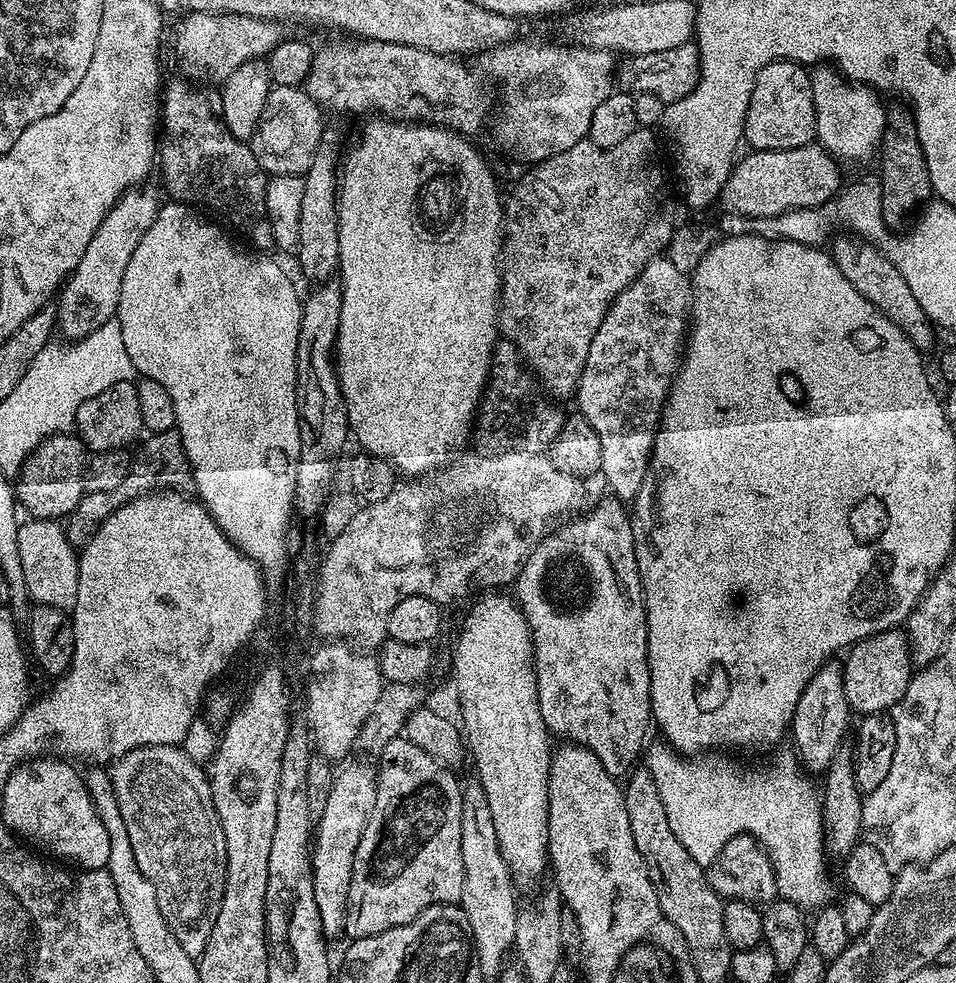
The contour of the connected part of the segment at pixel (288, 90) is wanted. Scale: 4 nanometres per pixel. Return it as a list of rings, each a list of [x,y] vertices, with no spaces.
[[[273,86],[250,141],[252,153],[254,158],[258,158],[261,170],[269,177],[282,174],[303,176],[308,172],[326,131],[323,115],[325,113],[320,105],[314,102],[314,98],[310,98],[303,87]]]

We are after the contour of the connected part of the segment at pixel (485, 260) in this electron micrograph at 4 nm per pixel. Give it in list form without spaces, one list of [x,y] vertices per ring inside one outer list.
[[[372,118],[372,119],[376,119],[376,120],[372,120],[372,121],[370,121],[370,122],[369,122],[369,124],[368,124],[368,125],[366,125],[366,126],[365,126],[365,128],[364,128],[364,129],[362,129],[362,130],[361,130],[361,132],[360,132],[360,141],[358,141],[358,142],[357,142],[357,144],[356,144],[356,145],[354,145],[354,146],[353,146],[353,148],[352,148],[352,149],[350,149],[350,150],[349,150],[349,152],[348,152],[348,149],[347,149],[347,152],[346,152],[346,155],[345,155],[345,156],[344,156],[344,157],[343,157],[343,160],[342,160],[342,175],[341,175],[341,176],[340,176],[340,177],[339,177],[339,180],[338,180],[338,195],[337,195],[337,198],[336,198],[336,209],[337,209],[337,210],[338,210],[338,254],[339,254],[339,255],[340,255],[340,263],[339,263],[339,265],[338,265],[338,273],[339,273],[339,272],[340,272],[340,276],[341,276],[341,278],[340,278],[340,277],[339,277],[339,279],[340,279],[340,281],[339,281],[339,285],[340,285],[340,293],[341,293],[341,294],[342,294],[342,314],[341,314],[341,315],[340,315],[340,321],[339,321],[339,322],[338,322],[338,338],[337,338],[337,339],[336,339],[336,350],[335,350],[335,353],[334,353],[334,363],[335,363],[335,365],[336,365],[336,376],[337,376],[337,377],[338,377],[338,378],[339,378],[339,379],[340,379],[340,389],[341,389],[341,390],[342,390],[342,398],[343,398],[343,399],[344,399],[344,401],[345,401],[345,402],[346,402],[346,410],[347,410],[347,411],[348,411],[348,427],[349,427],[349,429],[350,429],[350,432],[351,432],[351,435],[352,435],[352,436],[353,436],[353,437],[354,437],[354,440],[357,440],[357,442],[358,442],[358,443],[360,443],[360,444],[361,444],[361,446],[362,446],[362,447],[364,447],[364,448],[361,448],[361,449],[363,449],[363,451],[364,451],[364,452],[365,452],[365,453],[367,453],[367,455],[370,455],[370,456],[375,456],[375,457],[377,457],[377,458],[387,458],[387,459],[388,459],[388,460],[389,460],[389,461],[390,461],[390,464],[391,464],[391,467],[393,467],[393,468],[395,468],[395,469],[396,469],[396,471],[397,471],[397,473],[400,473],[400,474],[403,474],[403,475],[404,475],[404,476],[405,476],[405,477],[408,477],[408,478],[415,478],[415,477],[417,477],[417,476],[423,476],[423,475],[424,475],[424,473],[425,473],[425,472],[427,472],[427,471],[429,471],[429,470],[435,470],[435,469],[437,469],[437,468],[439,468],[439,467],[441,467],[441,466],[443,466],[443,465],[445,465],[445,464],[447,464],[447,463],[449,463],[449,460],[450,460],[450,457],[451,457],[451,456],[452,456],[452,455],[453,455],[453,453],[452,453],[452,454],[451,454],[451,452],[452,452],[452,451],[454,451],[454,450],[455,450],[455,448],[460,448],[460,447],[462,447],[462,446],[463,446],[463,444],[464,444],[464,443],[466,443],[466,442],[467,442],[467,440],[470,440],[470,437],[471,437],[471,436],[472,436],[472,435],[473,435],[473,432],[474,432],[474,421],[475,421],[475,418],[476,418],[476,414],[477,414],[477,411],[478,411],[478,409],[479,409],[479,407],[480,407],[480,397],[481,397],[481,396],[483,396],[483,394],[484,394],[484,385],[485,385],[485,384],[487,384],[487,383],[488,383],[488,374],[489,374],[489,372],[491,372],[491,370],[492,370],[492,358],[493,358],[493,355],[494,355],[494,353],[495,353],[495,351],[496,351],[496,349],[497,349],[497,347],[498,347],[498,339],[497,339],[497,340],[496,340],[496,336],[497,336],[497,337],[498,337],[498,301],[499,301],[499,299],[500,299],[500,281],[501,281],[501,279],[502,279],[502,245],[503,245],[503,242],[504,242],[504,205],[503,205],[503,203],[502,203],[502,192],[501,192],[501,196],[500,196],[500,188],[499,188],[499,186],[498,186],[498,185],[496,185],[496,176],[495,176],[495,174],[494,174],[494,173],[492,173],[492,168],[491,168],[491,166],[490,166],[490,165],[488,165],[488,160],[487,160],[487,158],[486,158],[486,157],[484,157],[484,156],[483,156],[483,154],[482,154],[482,153],[480,153],[480,152],[479,152],[479,150],[478,150],[478,149],[476,149],[476,148],[475,148],[475,146],[474,146],[474,145],[472,145],[472,144],[471,144],[471,142],[470,142],[470,141],[468,141],[468,140],[471,140],[471,139],[469,139],[469,137],[468,137],[468,136],[467,136],[467,135],[464,135],[464,134],[461,134],[461,133],[459,133],[459,132],[457,132],[457,131],[455,131],[455,130],[453,130],[453,129],[451,129],[451,128],[446,128],[446,127],[443,127],[443,126],[441,126],[441,125],[439,125],[439,124],[426,124],[426,123],[423,123],[423,122],[401,122],[401,121],[400,121],[400,120],[399,120],[399,119],[396,119],[396,118],[392,118],[392,119],[388,119],[388,118]]]

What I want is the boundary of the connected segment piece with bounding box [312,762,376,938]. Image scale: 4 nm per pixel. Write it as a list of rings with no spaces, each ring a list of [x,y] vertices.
[[[348,762],[344,768],[335,773],[330,790],[330,799],[326,802],[326,810],[322,810],[322,818],[314,828],[312,842],[312,877],[314,878],[314,902],[318,902],[318,914],[322,918],[325,937],[338,938],[344,936],[346,926],[346,906],[350,894],[350,878],[354,866],[354,854],[358,850],[358,842],[362,838],[362,830],[366,830],[366,822],[374,810],[374,798],[376,797],[376,772],[368,764],[352,764]]]

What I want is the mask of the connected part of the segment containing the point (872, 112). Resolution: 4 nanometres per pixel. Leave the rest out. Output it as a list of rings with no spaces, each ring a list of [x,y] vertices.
[[[830,66],[817,67],[811,77],[817,143],[844,164],[864,162],[871,155],[873,157],[881,144],[886,124],[887,107],[881,101],[881,95],[869,85],[847,81]]]

